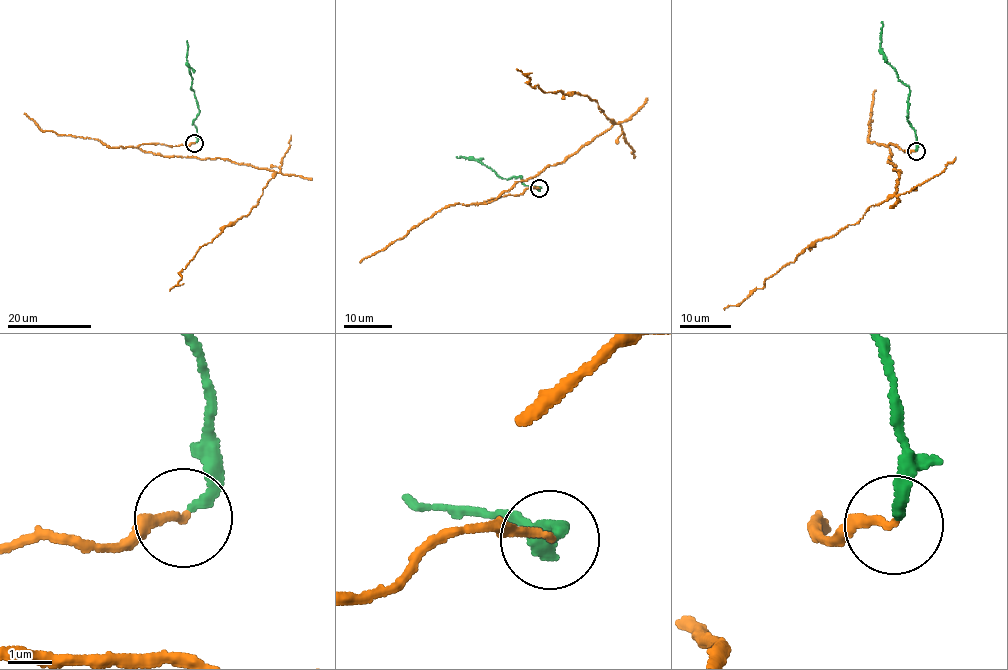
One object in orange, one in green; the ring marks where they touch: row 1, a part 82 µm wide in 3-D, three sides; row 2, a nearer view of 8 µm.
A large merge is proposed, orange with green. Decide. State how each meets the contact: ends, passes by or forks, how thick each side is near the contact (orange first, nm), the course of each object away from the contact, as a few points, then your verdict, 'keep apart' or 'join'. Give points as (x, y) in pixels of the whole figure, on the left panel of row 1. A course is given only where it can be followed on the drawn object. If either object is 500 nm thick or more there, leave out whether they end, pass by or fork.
orange ends; green ends; calibres 180 and 240 nm; course orange (195, 143), (138, 147), (163, 156), (221, 158), (274, 172), (258, 203), (199, 246), (169, 291); course green (195, 142), (197, 128), (193, 122), (199, 105), (191, 85), (187, 40); keep apart

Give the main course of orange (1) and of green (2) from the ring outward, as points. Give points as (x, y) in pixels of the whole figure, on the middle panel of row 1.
1: (539, 188), (481, 203), (564, 162), (613, 124), (586, 95), (543, 93), (517, 70)
2: (539, 188), (523, 184), (521, 177), (506, 179), (480, 162), (456, 156)

